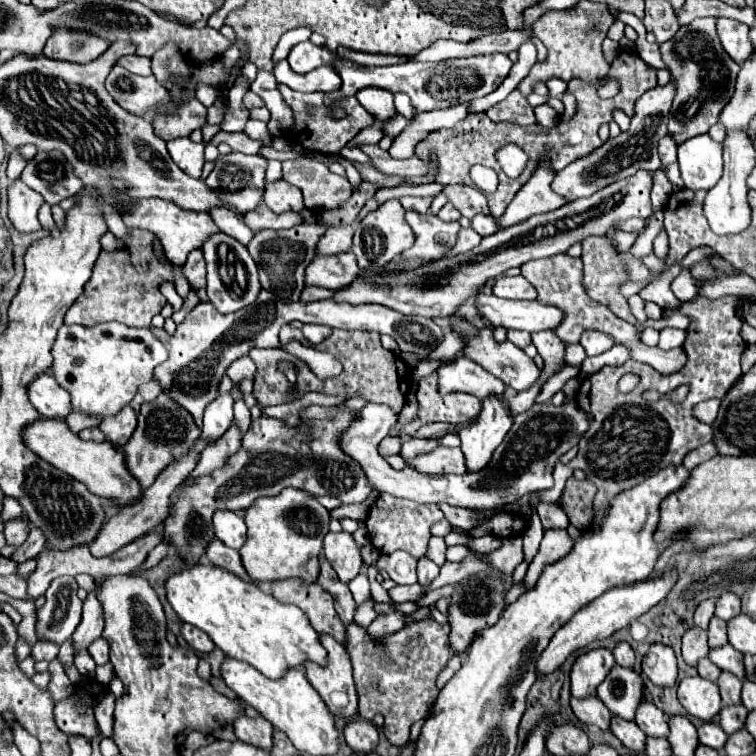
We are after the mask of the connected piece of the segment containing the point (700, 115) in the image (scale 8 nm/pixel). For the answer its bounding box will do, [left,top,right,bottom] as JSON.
[660,17,740,145]

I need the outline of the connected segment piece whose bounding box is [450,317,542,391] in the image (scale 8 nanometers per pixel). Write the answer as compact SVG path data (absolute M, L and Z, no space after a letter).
M450 317L450 321L452 321L452 329L456 329L456 331L460 329L460 331L464 331L468 335L468 345L462 349L462 353L466 357L470 357L472 361L476 361L478 365L482 365L488 373L494 373L508 387L512 387L516 391L526 391L526 389L530 389L530 385L534 385L534 381L538 381L542 369L522 349L518 349L510 341L496 343L494 337L492 337L492 329L476 329L476 327L472 327L470 323L466 323L466 321L458 319L458 317Z

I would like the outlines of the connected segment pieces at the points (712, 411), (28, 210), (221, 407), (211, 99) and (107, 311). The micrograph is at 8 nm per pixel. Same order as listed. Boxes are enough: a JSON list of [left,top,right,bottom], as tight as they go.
[[692,401,718,425],[10,179,44,233],[202,393,234,441],[195,83,217,107],[64,229,174,327]]

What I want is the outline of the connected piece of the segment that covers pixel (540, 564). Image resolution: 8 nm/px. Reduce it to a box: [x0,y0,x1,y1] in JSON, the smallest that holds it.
[524,529,574,589]

